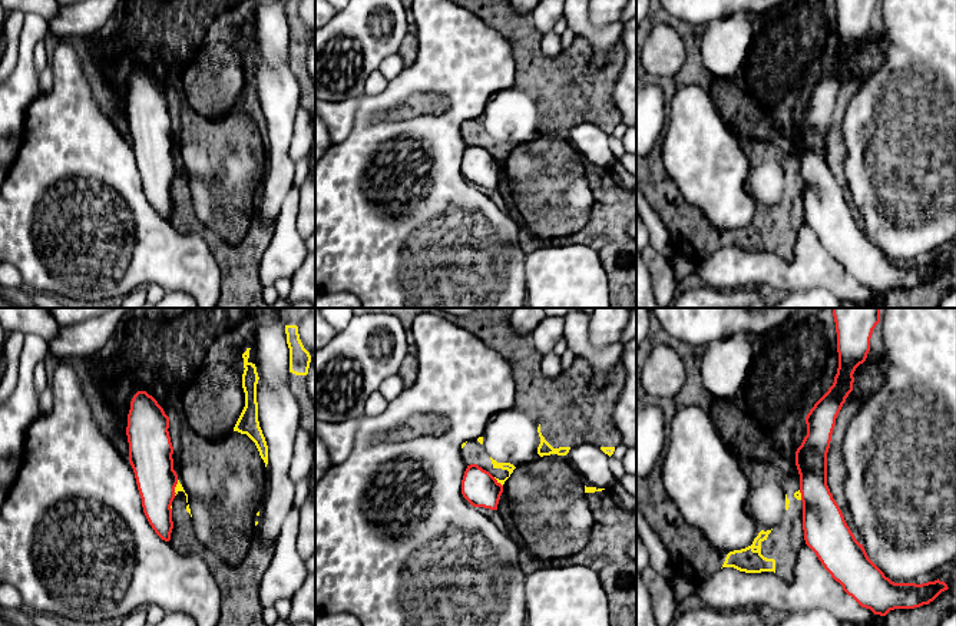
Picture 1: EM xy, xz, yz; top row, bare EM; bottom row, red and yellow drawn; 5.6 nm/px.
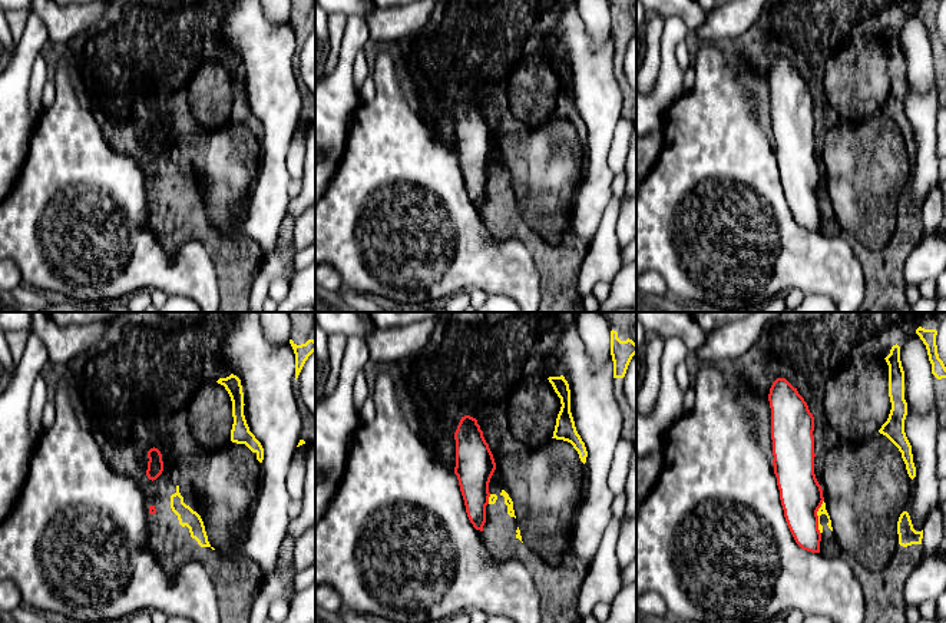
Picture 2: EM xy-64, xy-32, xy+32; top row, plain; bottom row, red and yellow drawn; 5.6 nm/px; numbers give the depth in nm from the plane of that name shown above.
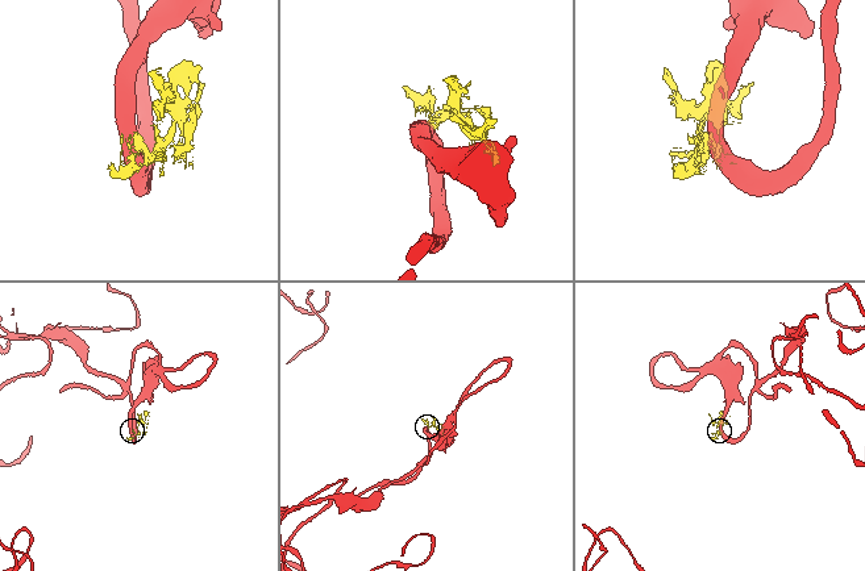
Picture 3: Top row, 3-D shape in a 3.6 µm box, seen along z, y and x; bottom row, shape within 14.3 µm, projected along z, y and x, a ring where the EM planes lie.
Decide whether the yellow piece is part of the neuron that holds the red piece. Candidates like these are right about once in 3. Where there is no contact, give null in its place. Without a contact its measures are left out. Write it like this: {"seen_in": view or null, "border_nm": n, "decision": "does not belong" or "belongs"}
{"seen_in": "xz", "border_nm": 80, "decision": "does not belong"}

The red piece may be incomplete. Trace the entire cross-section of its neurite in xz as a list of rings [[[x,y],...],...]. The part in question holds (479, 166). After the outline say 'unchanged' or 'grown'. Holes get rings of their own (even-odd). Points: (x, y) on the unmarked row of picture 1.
[[[477,143],[467,145],[462,159],[462,173],[473,186],[497,189],[503,165]]]; unchanged

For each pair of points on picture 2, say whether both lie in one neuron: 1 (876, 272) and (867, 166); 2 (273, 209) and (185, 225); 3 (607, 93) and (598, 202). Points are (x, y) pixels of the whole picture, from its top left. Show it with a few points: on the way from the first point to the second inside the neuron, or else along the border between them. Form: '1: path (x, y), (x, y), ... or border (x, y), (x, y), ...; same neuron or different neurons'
1: path (876, 247), (876, 216), (867, 206), (867, 192); same neuron
2: border (252, 182), (238, 234), (260, 245); different neurons
3: path (601, 121), (598, 175); same neuron

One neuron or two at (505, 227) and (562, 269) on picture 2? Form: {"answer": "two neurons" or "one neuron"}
{"answer": "one neuron"}

